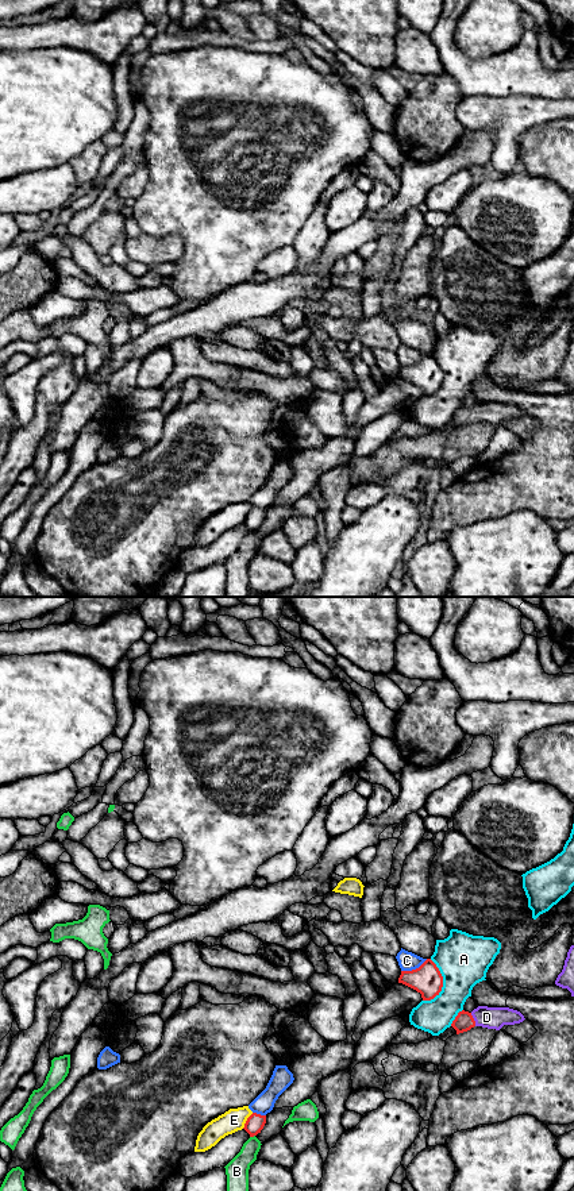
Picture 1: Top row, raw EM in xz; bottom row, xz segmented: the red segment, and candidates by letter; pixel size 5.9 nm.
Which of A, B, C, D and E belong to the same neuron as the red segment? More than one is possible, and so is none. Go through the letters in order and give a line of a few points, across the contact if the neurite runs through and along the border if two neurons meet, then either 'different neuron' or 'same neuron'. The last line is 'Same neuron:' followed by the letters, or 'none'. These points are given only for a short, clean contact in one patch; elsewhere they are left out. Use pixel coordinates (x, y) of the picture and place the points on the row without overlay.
A: different neuron
B: different neuron
C: different neuron
D: xz (463, 416), (473, 415), (486, 412) | same neuron
E: different neuron
Same neuron: D

